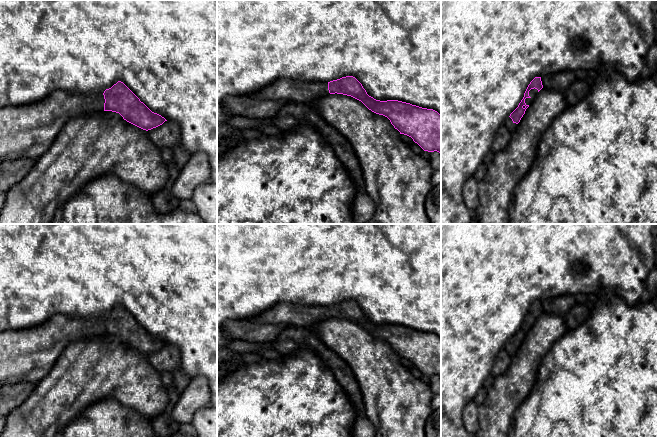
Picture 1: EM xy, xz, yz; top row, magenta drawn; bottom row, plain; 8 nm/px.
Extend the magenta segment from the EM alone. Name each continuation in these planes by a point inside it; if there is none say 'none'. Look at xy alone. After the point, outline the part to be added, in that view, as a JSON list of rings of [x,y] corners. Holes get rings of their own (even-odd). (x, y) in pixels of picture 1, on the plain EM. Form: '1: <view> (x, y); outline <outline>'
1: xy (28, 355); outline [[[57,314],[35,327],[0,332],[0,387],[19,382],[36,385],[50,372],[72,342],[101,337],[104,327],[103,317],[71,318]]]

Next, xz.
1: xz (282, 312); outline [[[278,302],[248,321],[259,324],[286,323],[311,328],[328,318],[328,306],[294,305],[289,302]]]

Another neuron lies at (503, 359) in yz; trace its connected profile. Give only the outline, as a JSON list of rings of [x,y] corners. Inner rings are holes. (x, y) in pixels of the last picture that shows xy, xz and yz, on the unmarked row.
[[[502,348],[494,362],[491,374],[494,377],[502,375],[508,368],[511,362],[511,356]]]

